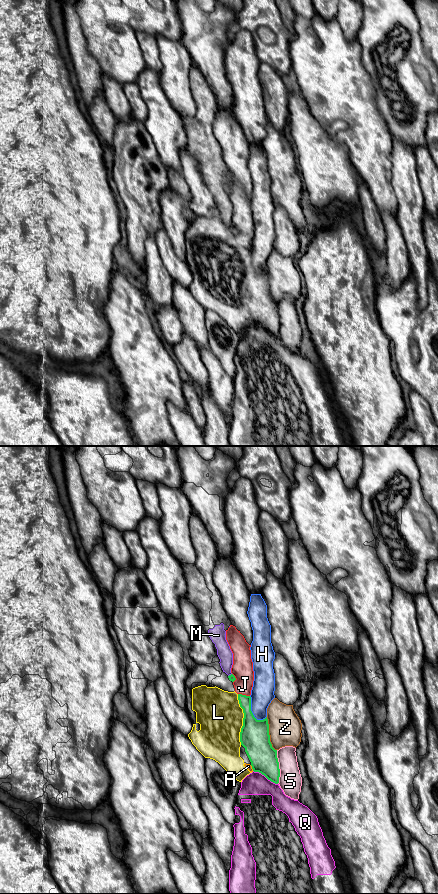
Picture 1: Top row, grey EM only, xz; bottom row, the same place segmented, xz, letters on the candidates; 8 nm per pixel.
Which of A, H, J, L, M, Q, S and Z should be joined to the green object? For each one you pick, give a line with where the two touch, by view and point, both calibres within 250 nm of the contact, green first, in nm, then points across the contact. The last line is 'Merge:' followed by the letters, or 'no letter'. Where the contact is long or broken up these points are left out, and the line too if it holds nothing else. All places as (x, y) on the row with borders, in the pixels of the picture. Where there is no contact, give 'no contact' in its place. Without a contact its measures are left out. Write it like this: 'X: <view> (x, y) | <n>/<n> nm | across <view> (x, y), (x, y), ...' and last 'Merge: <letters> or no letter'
A: xz (252, 768) | 240/40 nm
L: xz (243, 719) | 240/360 nm
Merge: A, L

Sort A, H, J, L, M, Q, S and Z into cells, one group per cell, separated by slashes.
A L / H / J / M / Q / S / Z

